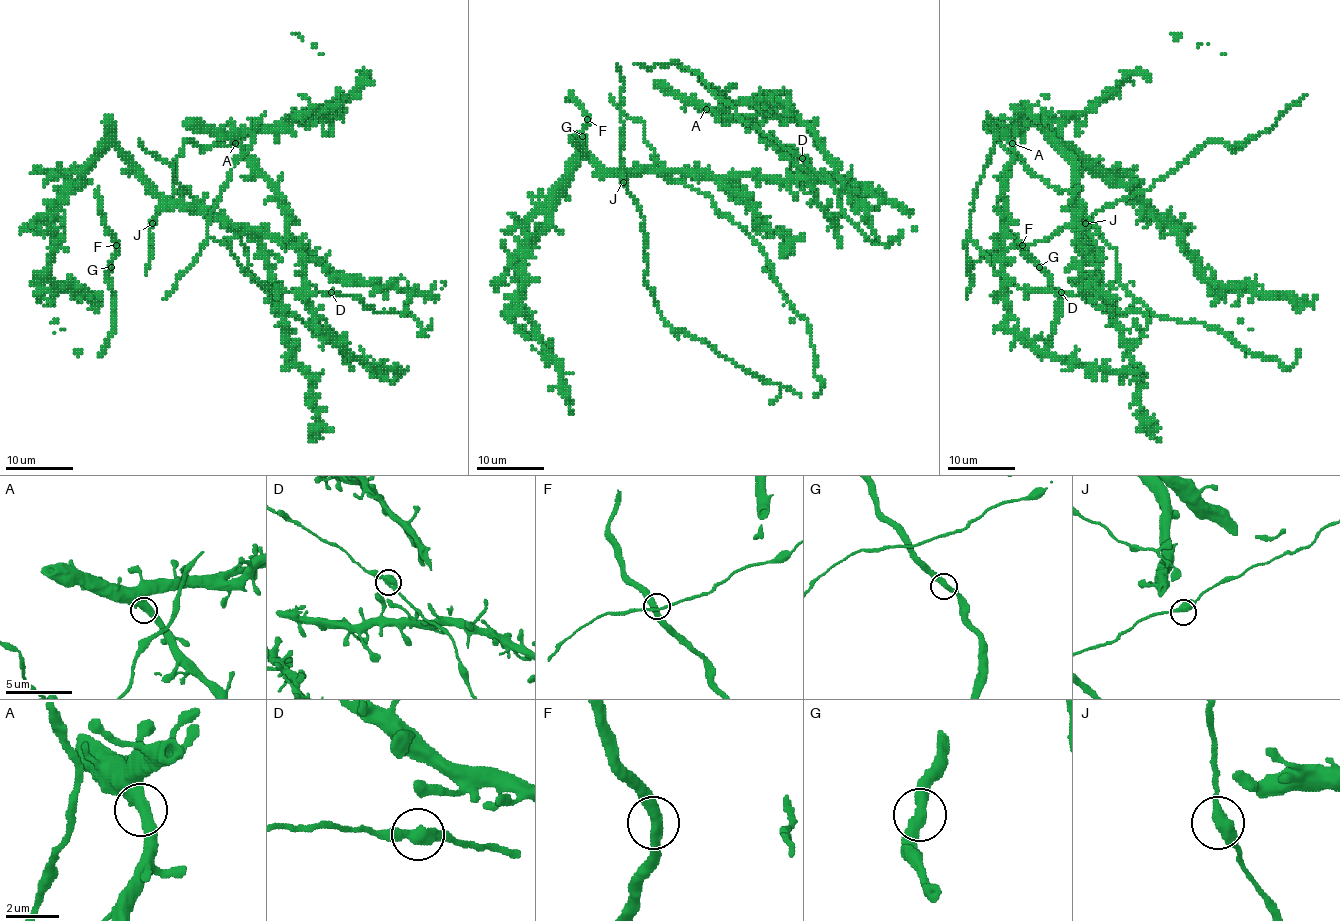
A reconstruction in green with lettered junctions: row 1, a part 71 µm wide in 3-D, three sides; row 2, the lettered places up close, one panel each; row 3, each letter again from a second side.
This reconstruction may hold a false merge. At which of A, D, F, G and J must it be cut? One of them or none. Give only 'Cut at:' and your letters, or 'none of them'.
Cut at: none of them

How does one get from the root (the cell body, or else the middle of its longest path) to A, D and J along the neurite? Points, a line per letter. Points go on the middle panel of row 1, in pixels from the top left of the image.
A: (778, 141), (745, 124), (698, 73), (681, 65), (704, 83), (727, 90), (723, 110), (706, 109)
D: (778, 141), (801, 158)
J: (778, 141), (795, 151), (820, 177), (774, 180), (752, 175), (630, 173), (623, 170), (623, 182)

